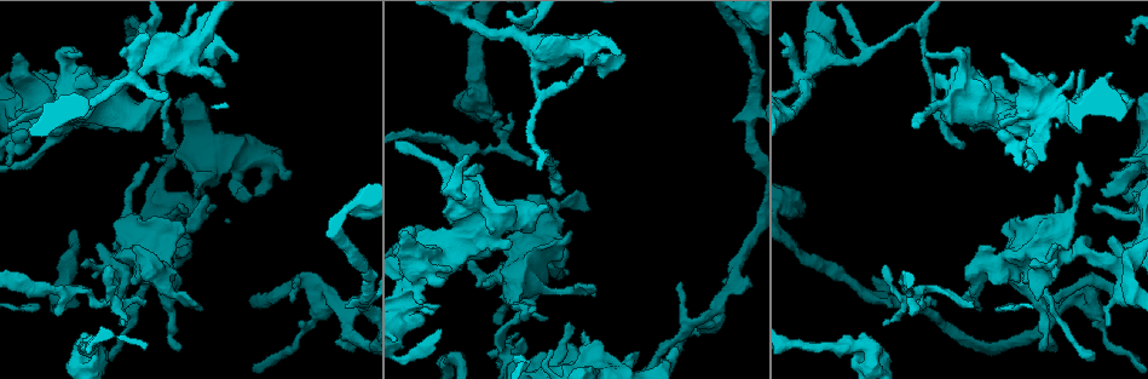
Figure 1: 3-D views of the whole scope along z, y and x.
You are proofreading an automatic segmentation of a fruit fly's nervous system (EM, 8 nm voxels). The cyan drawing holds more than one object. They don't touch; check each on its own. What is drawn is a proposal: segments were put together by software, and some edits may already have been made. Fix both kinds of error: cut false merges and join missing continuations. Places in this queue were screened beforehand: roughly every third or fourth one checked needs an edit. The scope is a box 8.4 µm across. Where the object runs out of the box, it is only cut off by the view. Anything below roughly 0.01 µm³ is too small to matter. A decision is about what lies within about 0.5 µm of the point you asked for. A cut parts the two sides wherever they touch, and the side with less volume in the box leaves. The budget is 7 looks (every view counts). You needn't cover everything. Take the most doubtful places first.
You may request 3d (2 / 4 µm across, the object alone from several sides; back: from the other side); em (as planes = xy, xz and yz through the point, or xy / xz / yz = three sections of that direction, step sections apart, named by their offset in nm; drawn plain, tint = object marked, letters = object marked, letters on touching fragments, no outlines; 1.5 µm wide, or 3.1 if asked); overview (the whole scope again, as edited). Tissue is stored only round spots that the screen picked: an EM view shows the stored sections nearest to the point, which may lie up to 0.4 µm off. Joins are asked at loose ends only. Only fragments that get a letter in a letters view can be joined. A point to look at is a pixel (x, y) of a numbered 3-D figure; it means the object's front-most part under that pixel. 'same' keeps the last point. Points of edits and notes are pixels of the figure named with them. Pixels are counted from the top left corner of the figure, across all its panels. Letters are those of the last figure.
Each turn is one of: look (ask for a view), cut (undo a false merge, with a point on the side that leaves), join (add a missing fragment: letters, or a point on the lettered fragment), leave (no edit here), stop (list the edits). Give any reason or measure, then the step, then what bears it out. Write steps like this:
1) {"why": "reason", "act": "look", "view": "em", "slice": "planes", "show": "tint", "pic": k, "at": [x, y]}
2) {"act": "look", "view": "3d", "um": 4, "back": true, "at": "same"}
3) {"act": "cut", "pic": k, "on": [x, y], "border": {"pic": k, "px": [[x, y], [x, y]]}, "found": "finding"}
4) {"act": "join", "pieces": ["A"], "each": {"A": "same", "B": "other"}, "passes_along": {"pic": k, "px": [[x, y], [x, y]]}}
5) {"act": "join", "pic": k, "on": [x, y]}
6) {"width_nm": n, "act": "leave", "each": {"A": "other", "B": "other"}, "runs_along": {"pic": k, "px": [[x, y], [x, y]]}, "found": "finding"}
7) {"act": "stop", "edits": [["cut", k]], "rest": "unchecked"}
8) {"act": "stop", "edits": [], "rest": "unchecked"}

{"why": "tapers out", "act": "look", "view": "3d", "um": 4, "back": true, "pic": 1, "at": [145, 304]}

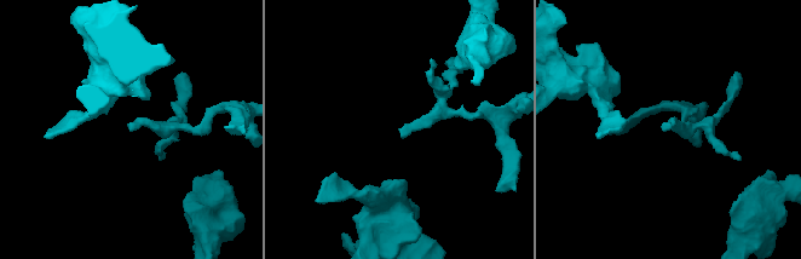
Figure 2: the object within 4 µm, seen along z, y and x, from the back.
{"why": "now the EM", "act": "look", "view": "em", "slice": "planes", "show": "letters", "pic": 2, "at": [667, 128]}

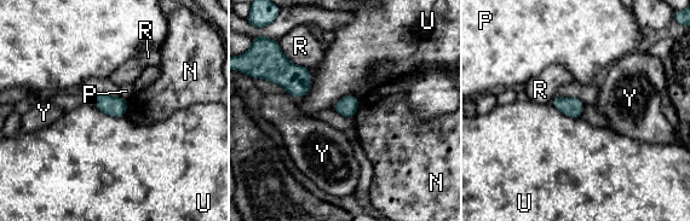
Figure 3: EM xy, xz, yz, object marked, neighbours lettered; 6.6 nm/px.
{"longest_contact_nm": ["U", 240], "act": "leave", "each": {"N": "other", "P": "other", "R": "other", "U": "other", "Y": "other"}, "found": "no lettered fragment goes on from it"}

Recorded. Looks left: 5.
{"why": "calibre changes", "act": "look", "view": "em", "slice": "planes", "show": "letters", "pic": 1, "at": [1083, 255]}

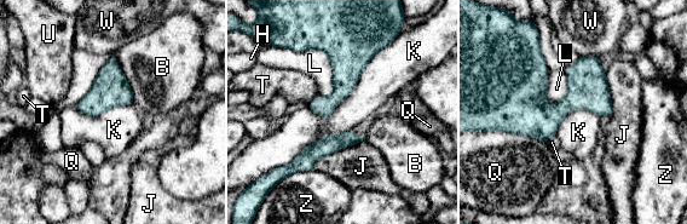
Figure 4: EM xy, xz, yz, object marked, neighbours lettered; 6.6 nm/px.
{"act": "leave", "each": {"B": "other", "H": "other", "J": "other", "K": "other", "L": "other", "Q": "other", "T": "other", "U": "other", "W": "other", "Z": "other"}, "border": {"pic": 4, "px": [[352, 127], [323, 136], [267, 173]]}, "found": "continuous, no second cell"}

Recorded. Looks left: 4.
{"act": "look", "view": "em", "slice": "planes", "show": "letters", "pic": 1, "at": [717, 303]}

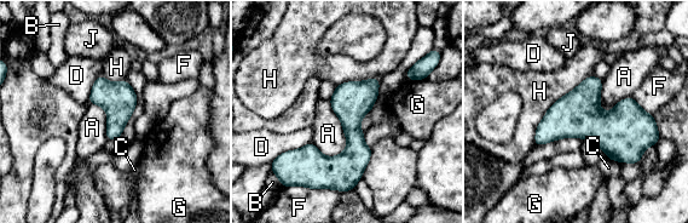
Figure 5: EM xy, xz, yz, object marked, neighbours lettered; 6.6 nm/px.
{"width_nm": 220, "act": "leave", "each": {"A": "other", "B": "other", "C": "other", "D": "other", "F": "other", "G": "other", "H": "other", "J": "other"}, "runs_along": {"pic": 5, "px": [[375, 81], [341, 178]]}, "found": "all the same cell"}

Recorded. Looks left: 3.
{"act": "stop", "edits": [], "rest": "unchecked"}

